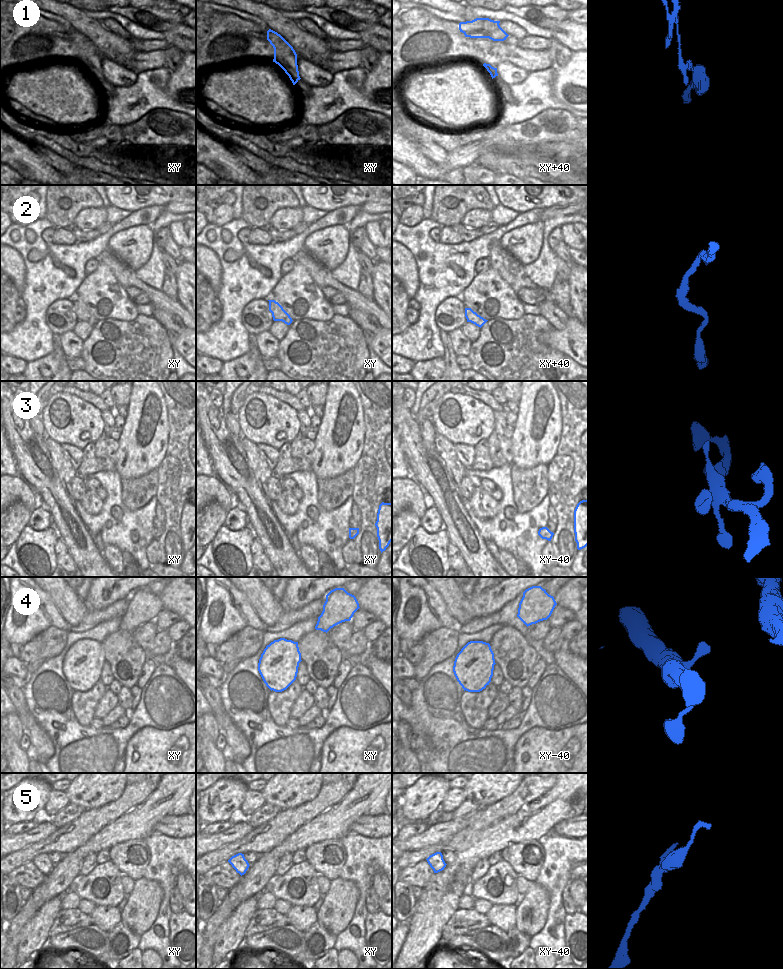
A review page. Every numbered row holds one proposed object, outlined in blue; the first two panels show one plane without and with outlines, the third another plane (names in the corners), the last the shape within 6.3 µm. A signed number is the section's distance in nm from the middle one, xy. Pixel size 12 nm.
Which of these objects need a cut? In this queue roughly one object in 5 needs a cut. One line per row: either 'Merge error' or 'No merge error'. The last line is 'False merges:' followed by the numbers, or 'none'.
1: Merge error
2: No merge error
3: No merge error
4: No merge error
5: No merge error
False merges: 1.

